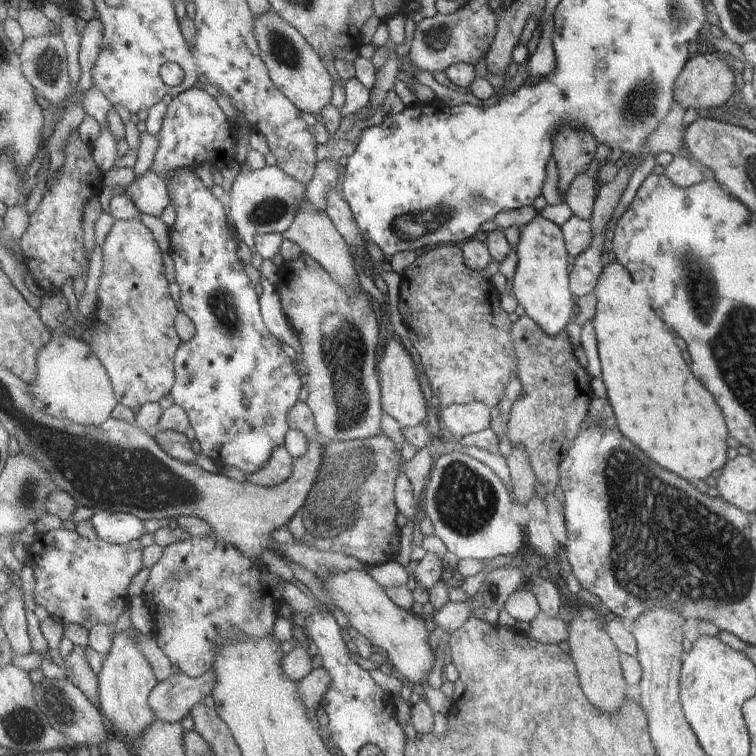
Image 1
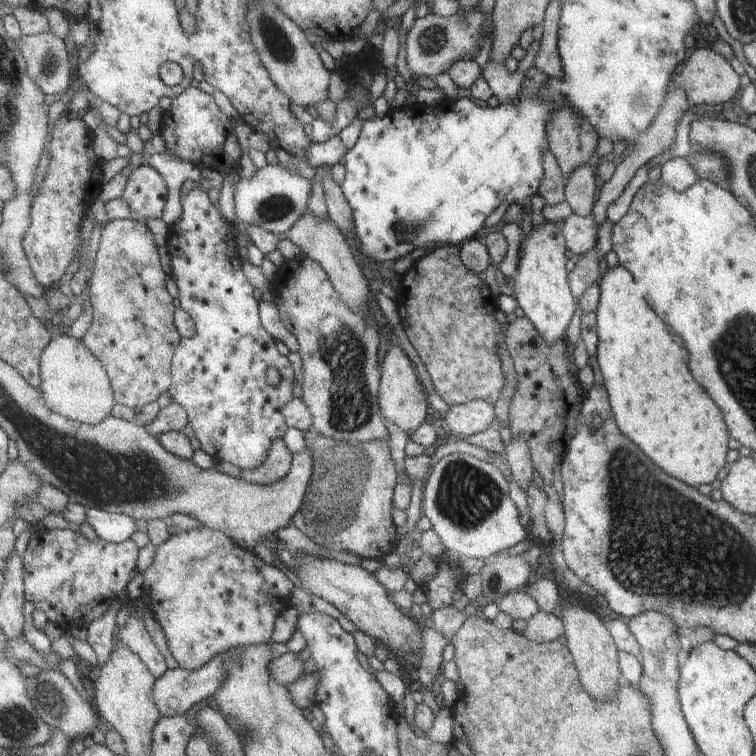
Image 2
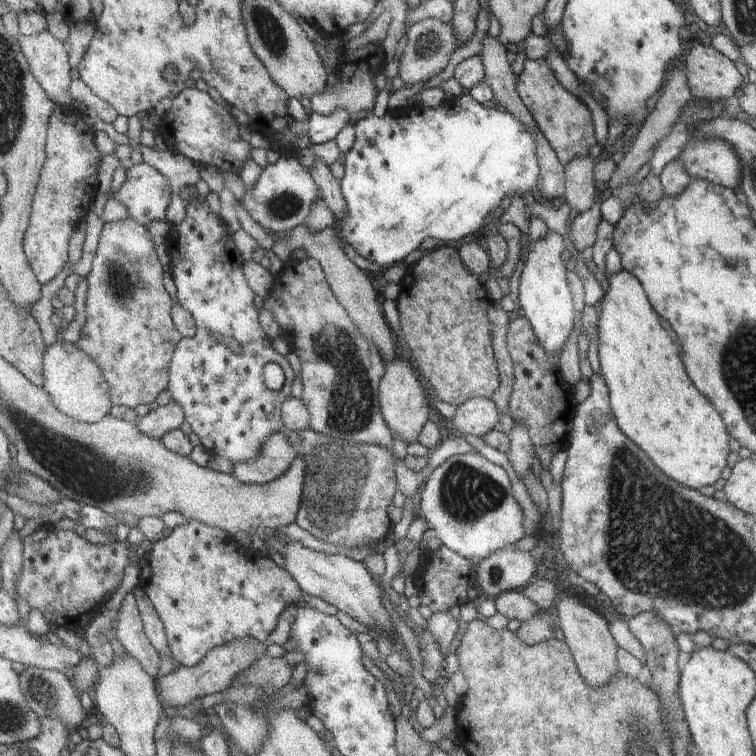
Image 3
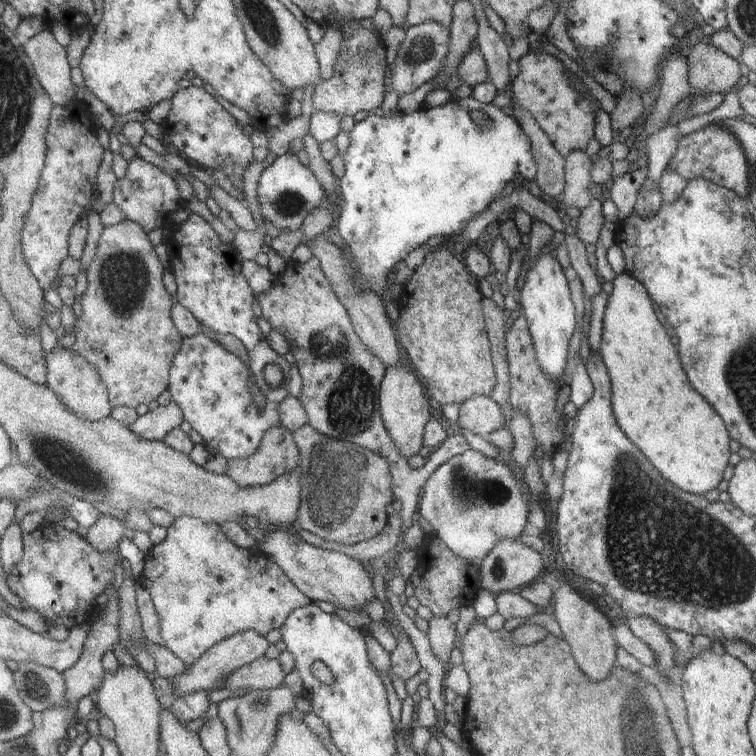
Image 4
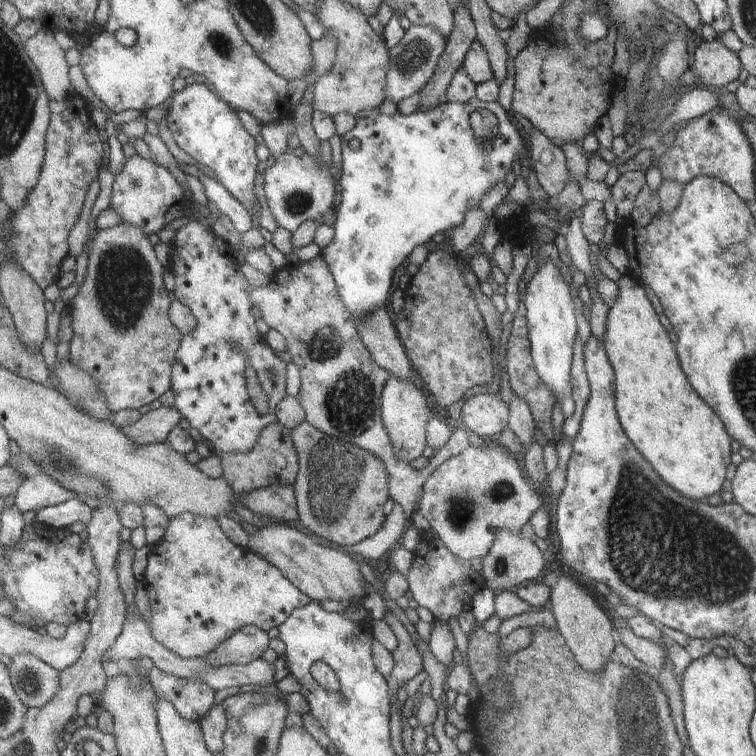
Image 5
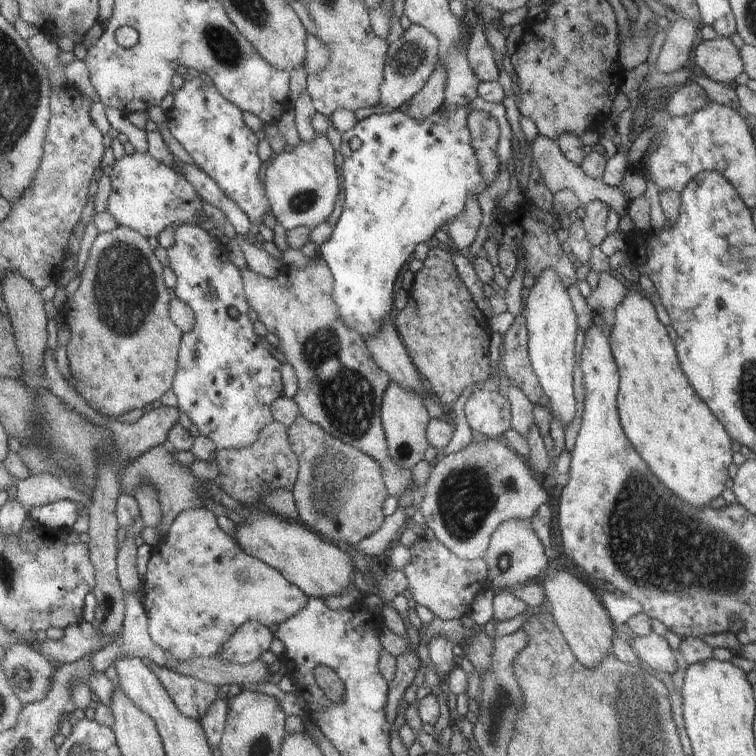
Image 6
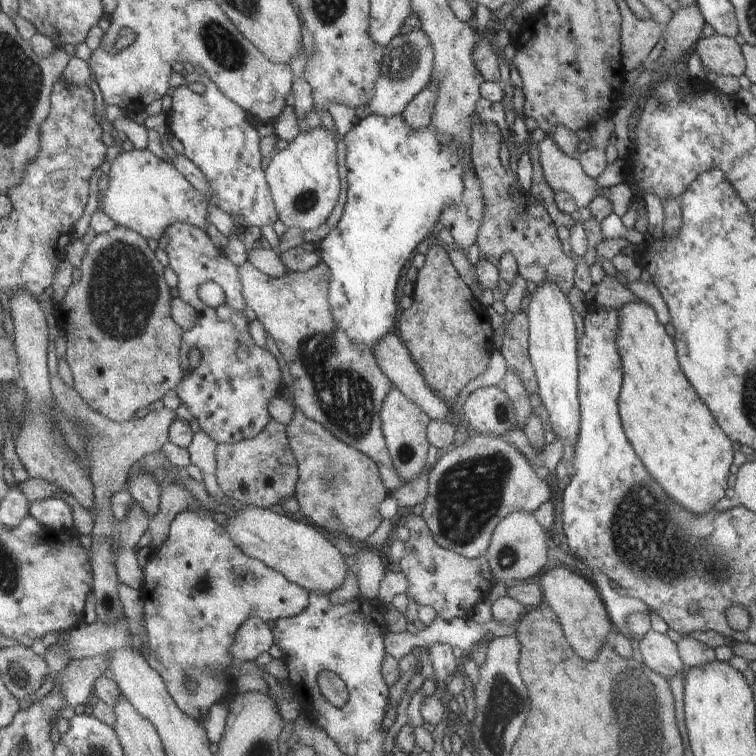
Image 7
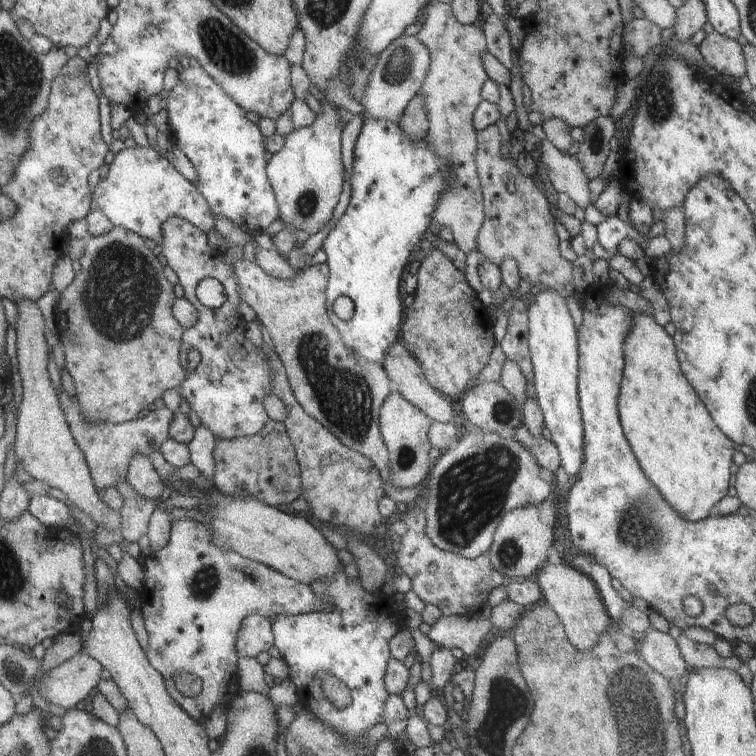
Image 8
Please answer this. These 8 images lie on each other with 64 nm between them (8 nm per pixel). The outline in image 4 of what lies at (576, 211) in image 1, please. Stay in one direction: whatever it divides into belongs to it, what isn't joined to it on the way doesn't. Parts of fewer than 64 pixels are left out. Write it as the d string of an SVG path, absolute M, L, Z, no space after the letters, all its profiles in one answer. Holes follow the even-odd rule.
M572 151L565 158L565 187L562 196L562 209L578 208L582 210L590 206L589 188L592 184L591 166L594 157L584 151Z

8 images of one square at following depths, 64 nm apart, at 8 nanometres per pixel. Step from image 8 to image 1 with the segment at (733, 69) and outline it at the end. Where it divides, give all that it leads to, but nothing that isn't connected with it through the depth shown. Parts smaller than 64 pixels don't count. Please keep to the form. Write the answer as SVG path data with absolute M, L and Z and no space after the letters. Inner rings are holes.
M703 49L685 62L685 68L682 68L682 72L674 82L673 100L680 102L686 111L689 108L696 111L700 108L711 110L726 104L735 87L735 75L729 64L718 58L715 51Z

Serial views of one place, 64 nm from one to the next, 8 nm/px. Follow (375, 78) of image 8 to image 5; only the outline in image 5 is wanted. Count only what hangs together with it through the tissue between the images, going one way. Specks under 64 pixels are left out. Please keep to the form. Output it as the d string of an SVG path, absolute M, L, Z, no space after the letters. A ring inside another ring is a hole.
M411 25L405 30L401 41L389 50L390 66L385 84L385 96L394 102L408 98L415 92L420 92L432 78L441 54L445 51L447 39L437 28L430 25Z

